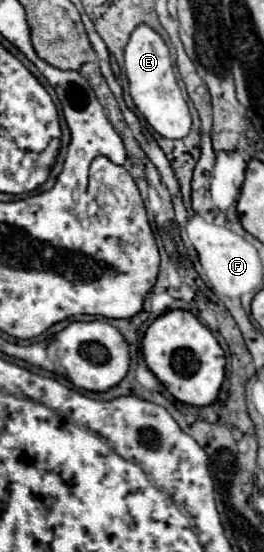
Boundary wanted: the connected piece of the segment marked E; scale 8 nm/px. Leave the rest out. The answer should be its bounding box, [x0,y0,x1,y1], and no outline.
[125,25,191,139]

